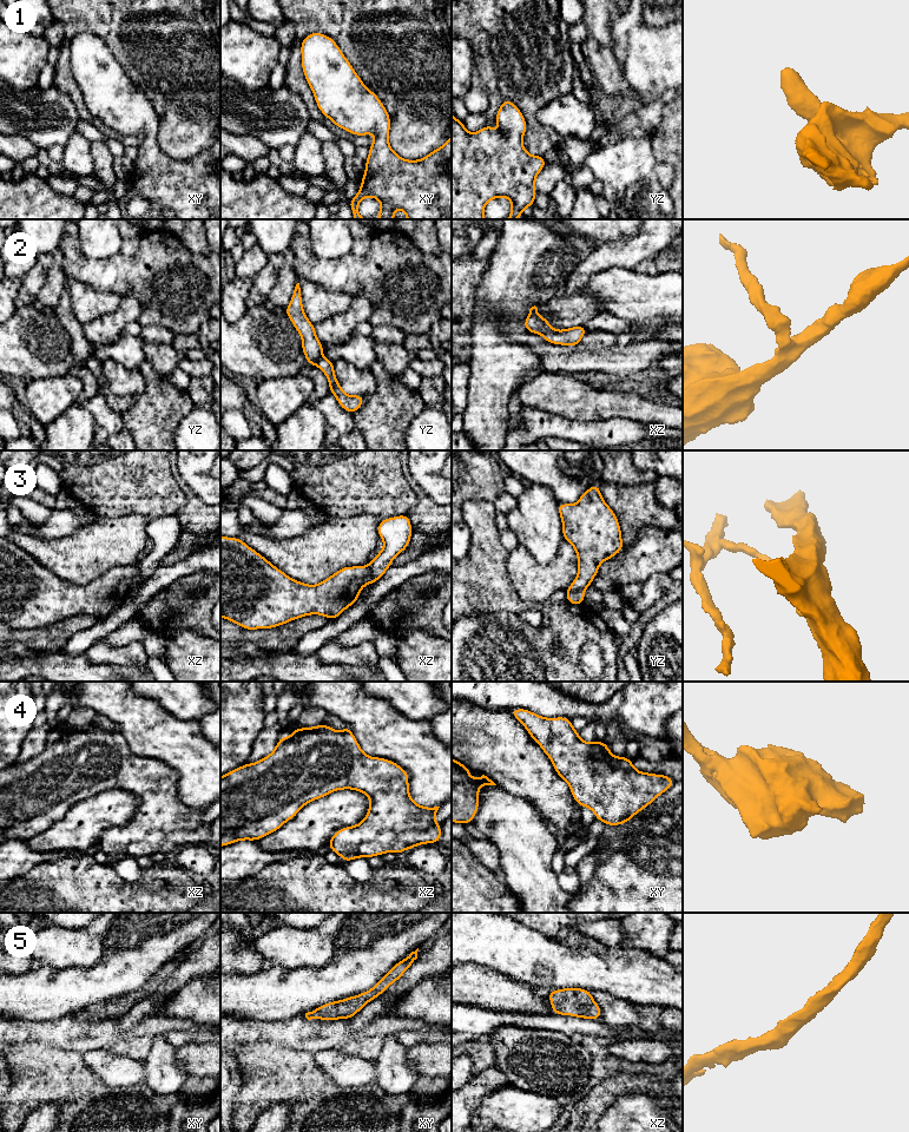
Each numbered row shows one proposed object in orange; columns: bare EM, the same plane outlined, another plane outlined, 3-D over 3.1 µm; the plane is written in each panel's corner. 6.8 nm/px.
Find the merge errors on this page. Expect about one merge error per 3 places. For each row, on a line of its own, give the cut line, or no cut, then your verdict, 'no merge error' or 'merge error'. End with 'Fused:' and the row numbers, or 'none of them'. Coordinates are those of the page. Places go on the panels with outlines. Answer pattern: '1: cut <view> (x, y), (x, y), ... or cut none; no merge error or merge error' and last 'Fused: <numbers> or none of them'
1: cut none; no merge error
2: cut none; no merge error
3: cut xz (366, 566), (368, 579), (373, 583); merge error
4: cut none; no merge error
5: cut none; no merge error
Fused: 3

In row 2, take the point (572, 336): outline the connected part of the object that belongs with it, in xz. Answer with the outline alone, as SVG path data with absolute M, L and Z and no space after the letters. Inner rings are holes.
M534 305L529 309L529 315L523 322L523 327L532 334L540 334L546 342L578 347L580 340L587 330L584 325L575 325L565 330L554 330L547 320L539 315L538 308Z

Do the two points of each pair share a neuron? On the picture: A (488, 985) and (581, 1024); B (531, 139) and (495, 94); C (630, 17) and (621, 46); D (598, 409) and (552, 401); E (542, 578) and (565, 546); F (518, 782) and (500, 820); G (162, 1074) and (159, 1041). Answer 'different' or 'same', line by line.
A: different
B: same
C: same
D: same
E: same
F: different
G: same

